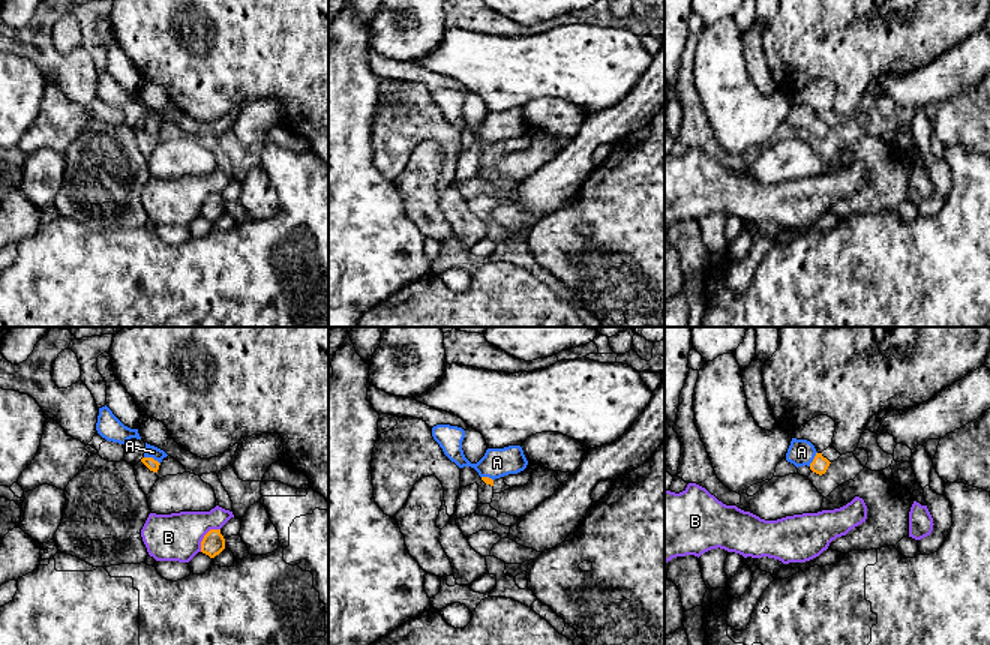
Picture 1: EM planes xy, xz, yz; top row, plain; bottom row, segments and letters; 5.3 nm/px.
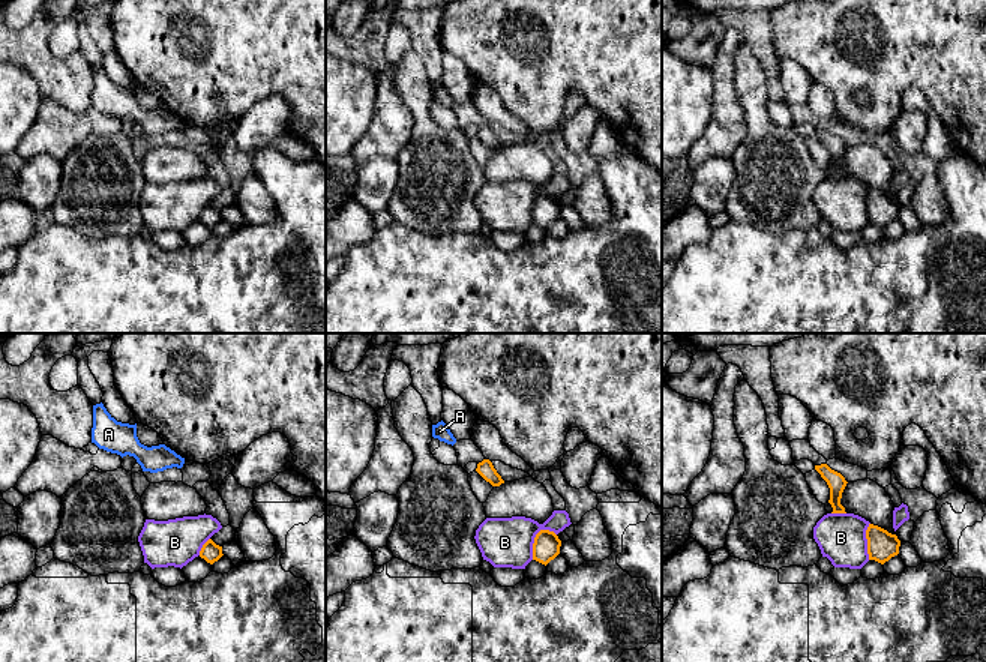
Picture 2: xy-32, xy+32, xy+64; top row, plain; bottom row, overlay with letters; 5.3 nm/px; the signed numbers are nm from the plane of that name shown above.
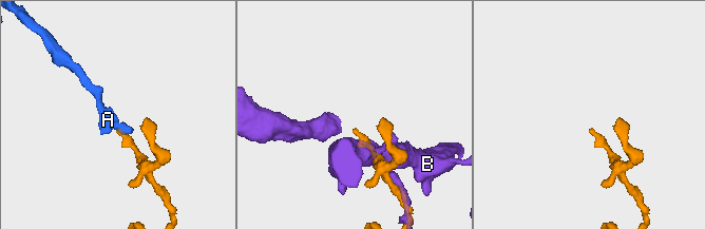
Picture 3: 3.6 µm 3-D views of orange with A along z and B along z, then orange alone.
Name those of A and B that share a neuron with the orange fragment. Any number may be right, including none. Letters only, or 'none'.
A

